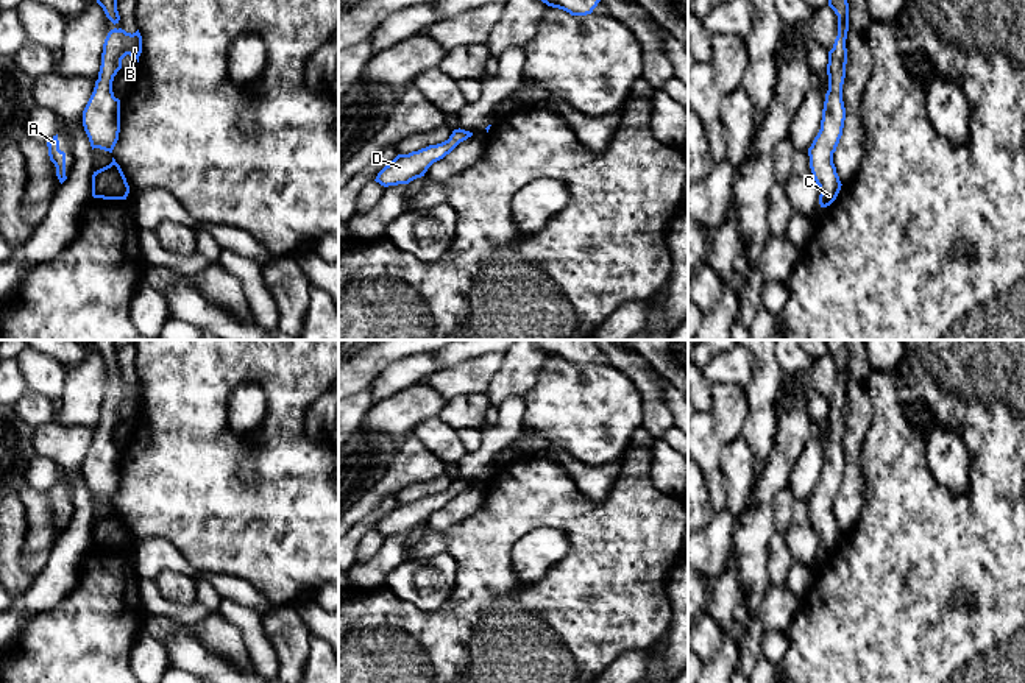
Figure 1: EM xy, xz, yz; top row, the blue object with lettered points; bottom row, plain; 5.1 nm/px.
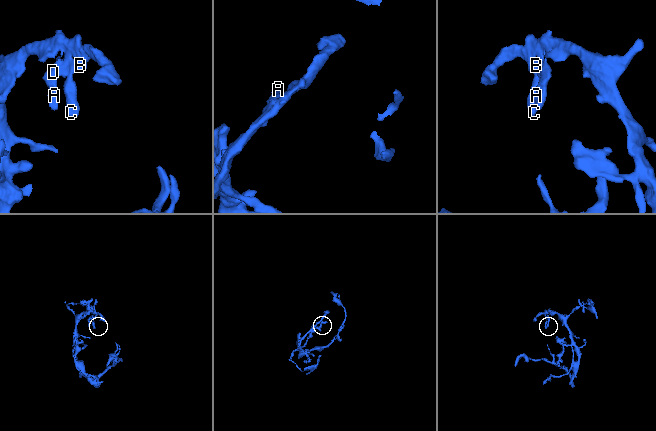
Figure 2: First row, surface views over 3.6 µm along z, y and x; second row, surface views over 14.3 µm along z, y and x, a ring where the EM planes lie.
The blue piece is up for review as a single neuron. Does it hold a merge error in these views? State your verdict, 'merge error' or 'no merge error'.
no merge error

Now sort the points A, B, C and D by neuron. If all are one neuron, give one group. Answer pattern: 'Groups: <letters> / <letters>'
Groups: A B C D

